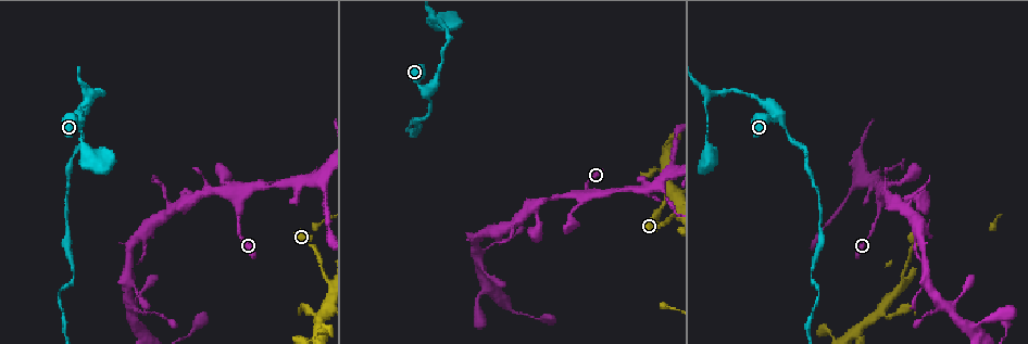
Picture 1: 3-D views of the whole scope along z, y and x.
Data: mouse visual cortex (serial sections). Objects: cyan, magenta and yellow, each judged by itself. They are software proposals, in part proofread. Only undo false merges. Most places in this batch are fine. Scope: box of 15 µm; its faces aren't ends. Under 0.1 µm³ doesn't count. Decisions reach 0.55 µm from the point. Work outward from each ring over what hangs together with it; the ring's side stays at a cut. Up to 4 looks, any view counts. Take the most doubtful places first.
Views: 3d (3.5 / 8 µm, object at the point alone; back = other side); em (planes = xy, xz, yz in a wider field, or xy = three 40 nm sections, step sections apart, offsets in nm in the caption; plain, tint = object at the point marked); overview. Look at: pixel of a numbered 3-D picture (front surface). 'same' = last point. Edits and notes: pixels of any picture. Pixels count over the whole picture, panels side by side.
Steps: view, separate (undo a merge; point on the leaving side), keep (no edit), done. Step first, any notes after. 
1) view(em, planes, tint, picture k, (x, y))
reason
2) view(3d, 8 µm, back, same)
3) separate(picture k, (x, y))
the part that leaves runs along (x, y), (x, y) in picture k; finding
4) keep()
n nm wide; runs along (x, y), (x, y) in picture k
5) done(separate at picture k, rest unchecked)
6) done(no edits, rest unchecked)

view(3d, 3.5 µm, picture 1, (425, 90))

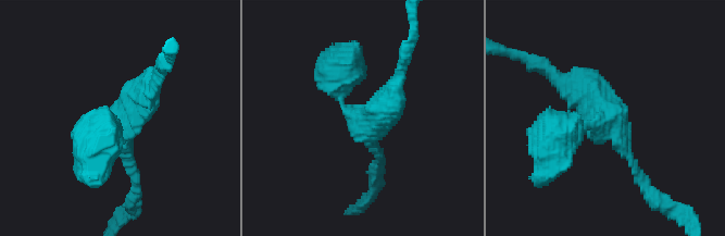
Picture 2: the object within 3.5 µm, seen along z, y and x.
view(em, xy, step 3, tint, picture 2, (365, 121))
3 arms; arms of 150, 350, 400 nm

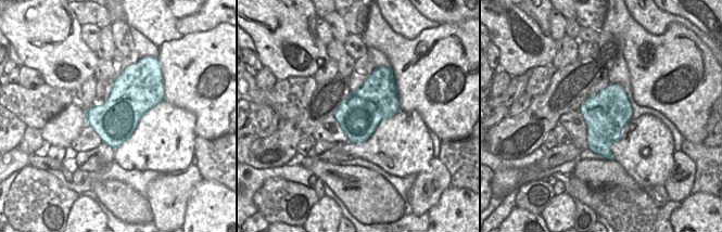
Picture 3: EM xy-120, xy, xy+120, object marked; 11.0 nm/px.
keep()
480 nm wide; runs along (92, 144), (152, 84) in picture 2; continuous, no second cell

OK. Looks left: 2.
view(3d, 3.5 µm, picture 1, (275, 183))
thick turns thin

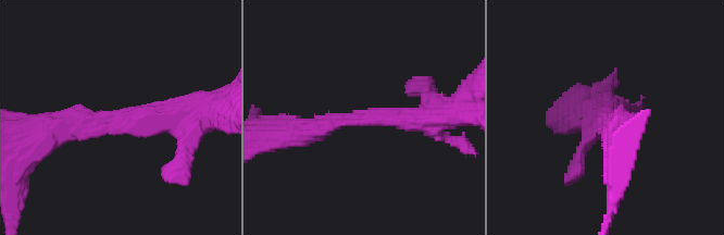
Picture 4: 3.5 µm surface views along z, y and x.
view(em, xy, step 1, tint, picture 4, (118, 116))
arms of 300, 300 nm; shape alone is not enough

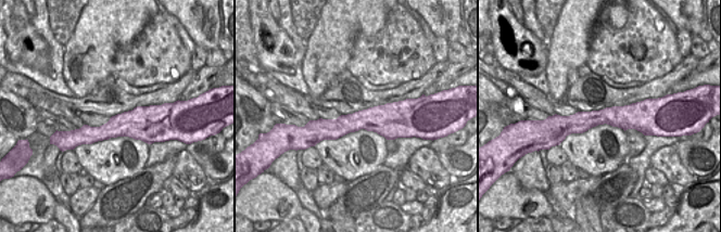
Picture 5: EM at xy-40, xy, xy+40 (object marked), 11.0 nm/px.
keep()
runs along (403, 113), (389, 119), (310, 126) in picture 5; one cell here

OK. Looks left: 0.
done(no edits, rest unchecked)

